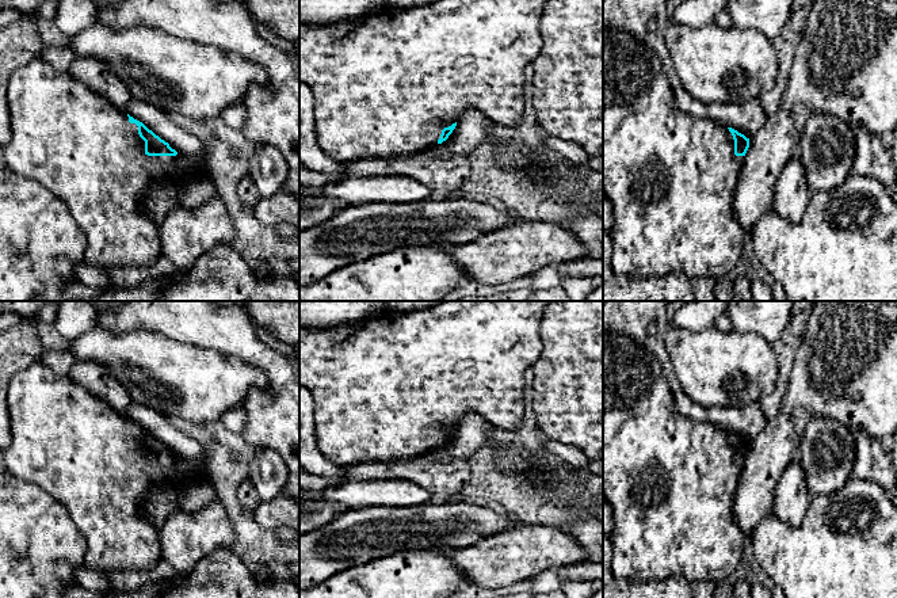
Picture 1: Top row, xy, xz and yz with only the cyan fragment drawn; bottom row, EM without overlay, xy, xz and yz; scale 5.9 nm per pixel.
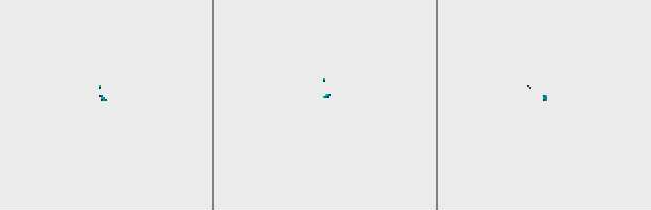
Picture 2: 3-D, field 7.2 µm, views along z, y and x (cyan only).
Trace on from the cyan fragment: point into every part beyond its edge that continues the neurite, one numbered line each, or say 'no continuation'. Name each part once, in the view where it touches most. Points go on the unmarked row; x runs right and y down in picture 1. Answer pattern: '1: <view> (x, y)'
1: xy (68, 441)

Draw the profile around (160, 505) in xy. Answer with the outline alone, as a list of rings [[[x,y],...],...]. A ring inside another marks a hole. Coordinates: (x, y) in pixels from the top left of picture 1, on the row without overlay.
[[[168,488],[153,490],[144,503],[145,517],[160,530],[178,509],[179,492]]]

